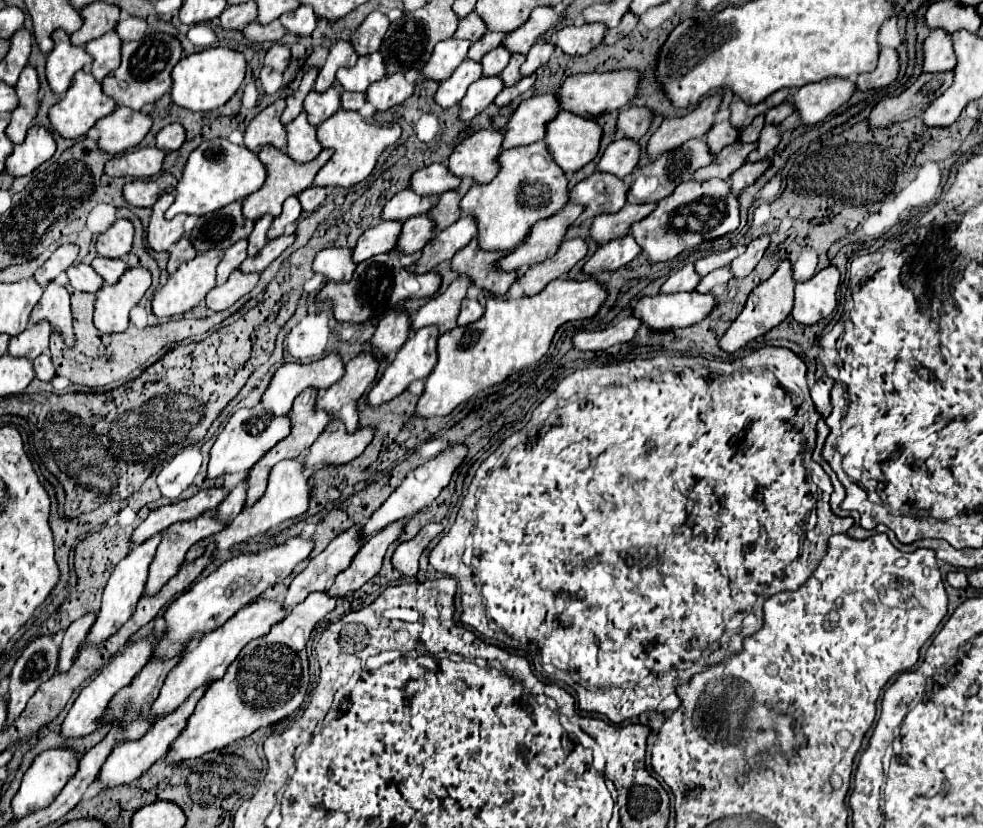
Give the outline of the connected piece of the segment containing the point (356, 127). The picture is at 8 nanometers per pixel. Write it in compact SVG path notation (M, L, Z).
M339 109L333 117L329 117L325 123L317 125L317 137L321 139L321 145L327 149L335 149L333 157L321 167L321 171L315 177L315 185L319 187L351 187L359 181L363 181L375 167L379 155L393 145L401 135L401 127L377 127L373 123L367 123L365 117L359 111L345 111Z

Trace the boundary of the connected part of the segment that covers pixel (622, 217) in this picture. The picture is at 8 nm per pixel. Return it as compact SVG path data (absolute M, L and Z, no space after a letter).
M653 203L649 205L625 205L621 211L611 215L597 215L591 225L591 239L597 245L603 245L611 239L625 237L629 233L631 223L641 221L655 209Z

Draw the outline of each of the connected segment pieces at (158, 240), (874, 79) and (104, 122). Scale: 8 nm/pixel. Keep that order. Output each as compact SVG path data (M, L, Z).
M165 193L153 205L153 215L147 227L147 241L149 241L149 247L155 251L167 251L183 235L183 223L187 215L177 215L171 221L165 219L165 211L171 207L173 199L175 199L173 193Z
M881 47L877 69L871 71L871 73L859 75L857 81L855 81L855 85L857 85L859 91L869 91L869 89L887 87L887 85L897 77L897 69L899 69L897 51L895 51L895 49L889 49L889 47Z
M117 107L113 115L99 119L93 129L99 131L99 149L115 155L141 143L151 129L151 117L141 111L131 111L129 107Z

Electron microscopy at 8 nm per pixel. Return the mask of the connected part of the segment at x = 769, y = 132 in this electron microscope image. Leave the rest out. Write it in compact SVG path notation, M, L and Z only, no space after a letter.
M765 125L761 135L759 135L759 141L757 141L757 149L749 153L747 161L753 163L753 161L761 161L761 159L767 159L769 153L773 153L773 149L777 147L781 135L779 135L779 127L775 125Z

